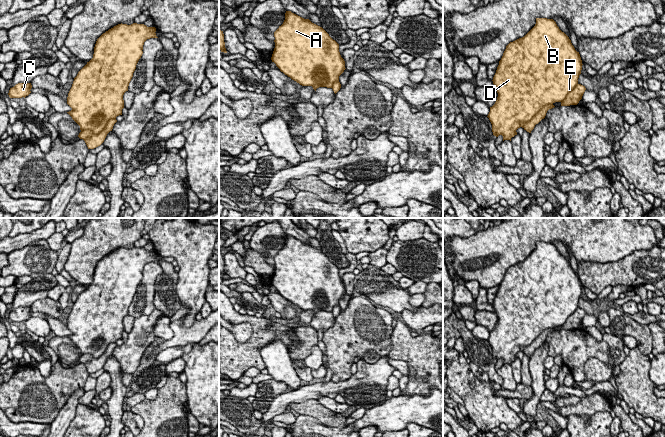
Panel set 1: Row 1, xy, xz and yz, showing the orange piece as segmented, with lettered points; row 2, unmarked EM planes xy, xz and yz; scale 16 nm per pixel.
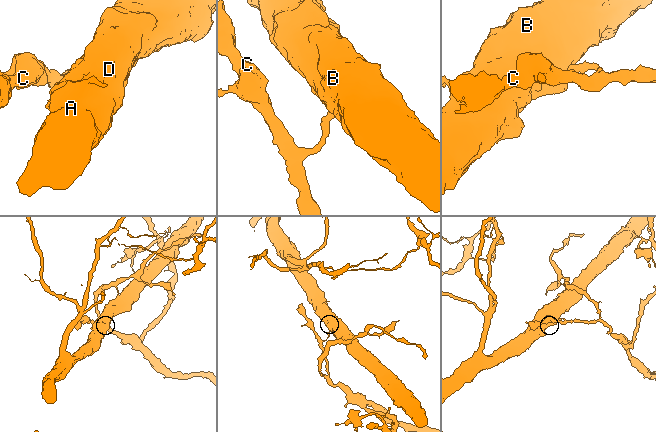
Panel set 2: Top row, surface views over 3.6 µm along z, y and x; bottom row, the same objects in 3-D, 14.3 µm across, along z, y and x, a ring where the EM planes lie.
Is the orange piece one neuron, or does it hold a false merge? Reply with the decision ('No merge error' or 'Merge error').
Merge error

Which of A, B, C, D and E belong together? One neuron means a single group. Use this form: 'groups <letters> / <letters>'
groups A B D E / C

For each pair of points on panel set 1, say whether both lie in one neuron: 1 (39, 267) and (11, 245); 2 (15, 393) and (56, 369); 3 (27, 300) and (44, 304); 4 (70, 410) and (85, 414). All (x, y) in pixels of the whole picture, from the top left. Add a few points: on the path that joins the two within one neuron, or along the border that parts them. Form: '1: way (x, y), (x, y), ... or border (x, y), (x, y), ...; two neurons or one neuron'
1: border (34, 240), (10, 253); two neurons
2: way (26, 393), (37, 393), (50, 380); one neuron
3: border (47, 296), (37, 299), (30, 306); two neurons
4: border (78, 403), (75, 409), (75, 416), (67, 426); two neurons

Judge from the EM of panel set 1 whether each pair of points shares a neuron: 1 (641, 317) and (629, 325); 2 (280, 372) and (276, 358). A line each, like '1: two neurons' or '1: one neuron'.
1: two neurons
2: one neuron

